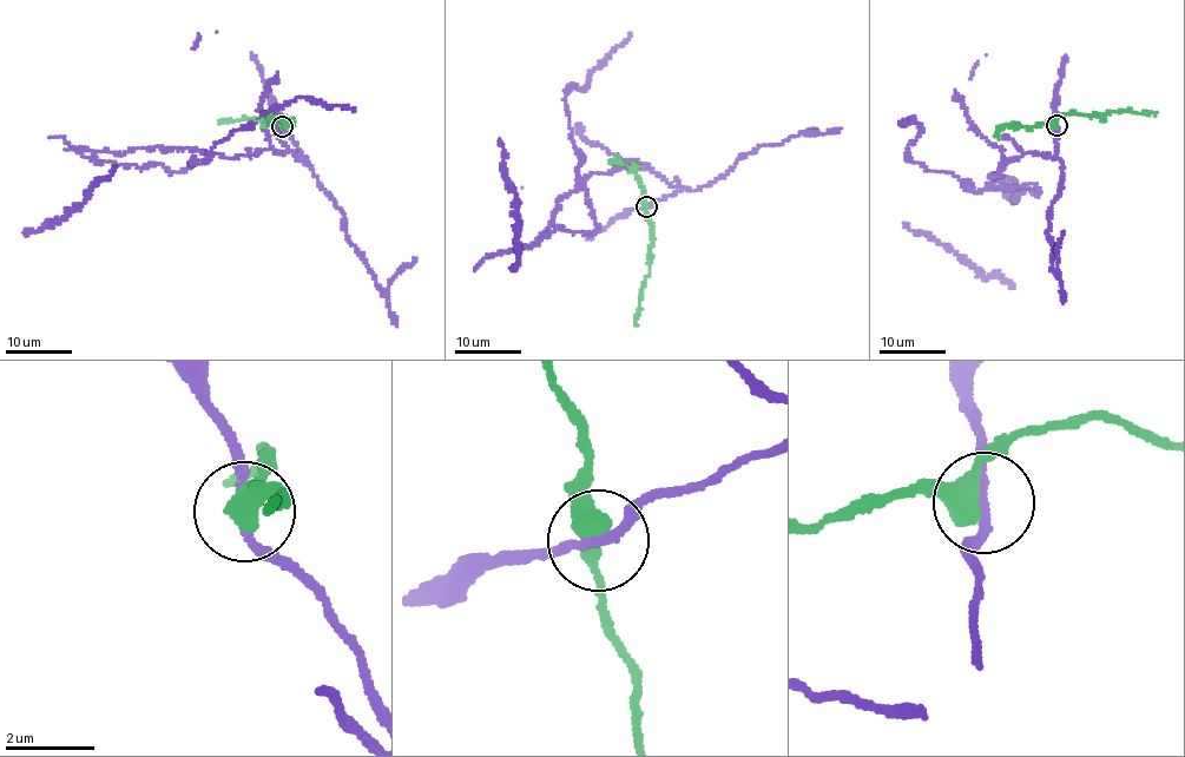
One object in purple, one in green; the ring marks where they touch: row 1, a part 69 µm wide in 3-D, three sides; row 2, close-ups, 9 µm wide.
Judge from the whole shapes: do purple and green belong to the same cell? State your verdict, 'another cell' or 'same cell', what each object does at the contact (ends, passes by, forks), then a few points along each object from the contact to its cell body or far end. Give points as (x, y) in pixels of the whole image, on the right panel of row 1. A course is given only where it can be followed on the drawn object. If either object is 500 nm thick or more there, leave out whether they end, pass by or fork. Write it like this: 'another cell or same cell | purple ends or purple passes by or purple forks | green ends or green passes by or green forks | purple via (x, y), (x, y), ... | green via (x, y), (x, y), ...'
another cell | purple passes by | green passes by | purple via (1057, 125), (1051, 157), (989, 176), (1012, 199), (1040, 192), (928, 171), (908, 159), (921, 126), (897, 122) | green via (1057, 125), (1057, 120), (1062, 114), (1106, 116), (1128, 109), (1157, 116)

